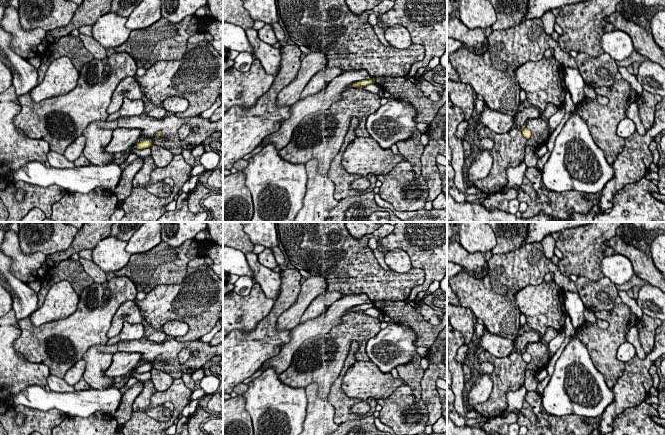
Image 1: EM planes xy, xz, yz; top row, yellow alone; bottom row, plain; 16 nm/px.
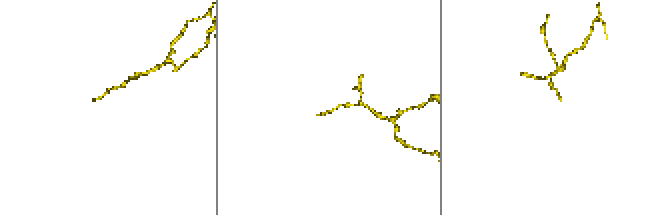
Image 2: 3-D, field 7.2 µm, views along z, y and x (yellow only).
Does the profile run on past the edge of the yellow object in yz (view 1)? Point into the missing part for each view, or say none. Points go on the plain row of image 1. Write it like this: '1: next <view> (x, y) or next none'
1: next none

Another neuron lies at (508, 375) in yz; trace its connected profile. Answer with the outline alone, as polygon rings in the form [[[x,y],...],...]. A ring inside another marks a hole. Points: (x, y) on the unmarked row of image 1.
[[[481,349],[476,359],[478,364],[489,362],[494,366],[490,377],[493,381],[493,389],[487,401],[470,405],[469,397],[464,399],[465,411],[476,411],[487,419],[502,415],[508,408],[507,393],[517,391],[524,386],[527,363],[522,355],[514,351],[509,356],[497,358],[486,350]]]

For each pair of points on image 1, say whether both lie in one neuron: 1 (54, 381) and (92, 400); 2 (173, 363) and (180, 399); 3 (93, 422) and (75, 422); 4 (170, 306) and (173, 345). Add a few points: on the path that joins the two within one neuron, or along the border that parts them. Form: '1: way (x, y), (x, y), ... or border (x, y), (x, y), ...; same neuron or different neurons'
1: border (50, 389), (56, 392), (74, 391); different neurons
2: border (180, 377), (174, 379); different neurons
3: way (89, 422), (79, 422); same neuron
4: border (174, 338), (182, 342), (190, 342), (198, 338); different neurons

